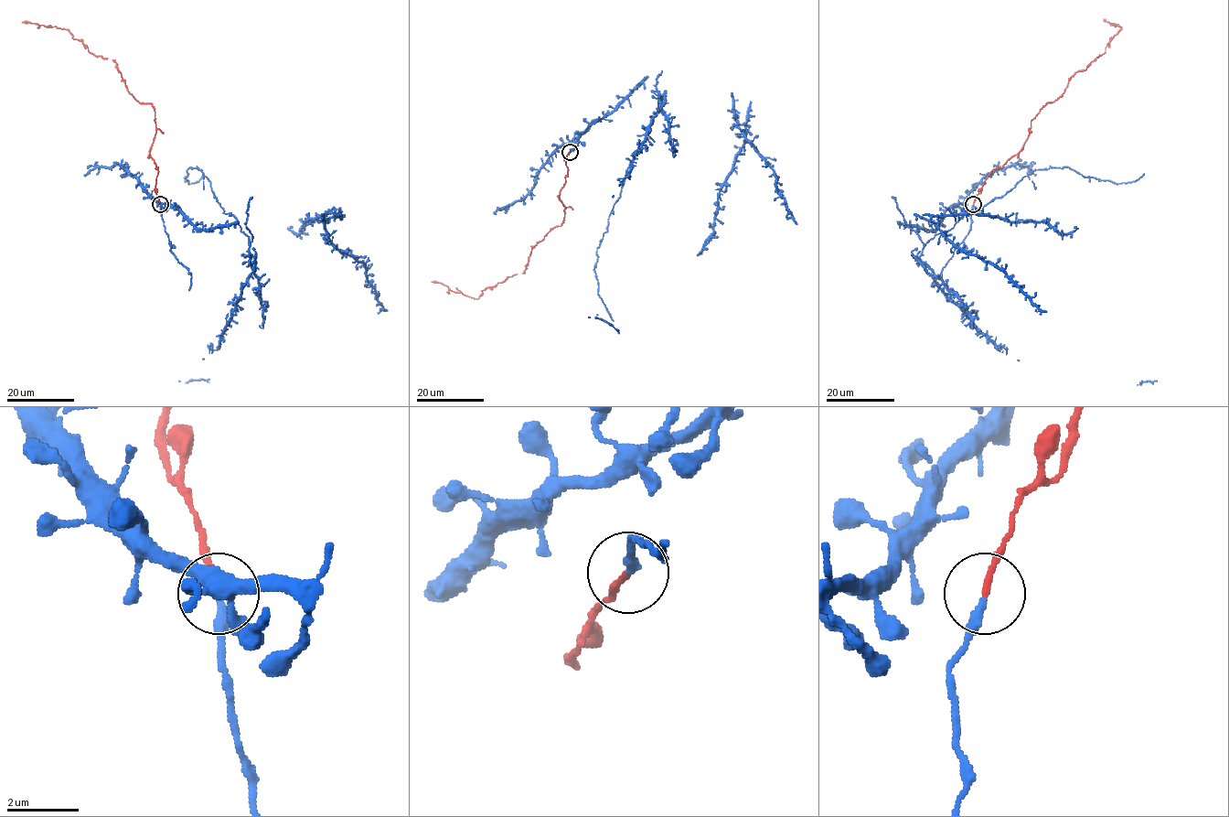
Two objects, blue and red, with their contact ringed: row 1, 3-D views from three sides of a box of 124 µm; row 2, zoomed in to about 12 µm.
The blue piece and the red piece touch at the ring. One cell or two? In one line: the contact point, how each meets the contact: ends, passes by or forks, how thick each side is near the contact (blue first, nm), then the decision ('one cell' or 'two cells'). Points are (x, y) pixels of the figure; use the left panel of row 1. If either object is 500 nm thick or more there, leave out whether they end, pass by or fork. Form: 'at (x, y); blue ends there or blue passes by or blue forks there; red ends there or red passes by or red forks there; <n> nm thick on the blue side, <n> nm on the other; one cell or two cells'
at (160, 204); blue ends there; red ends there; 280 nm thick on the blue side, 160 nm on the other; one cell

